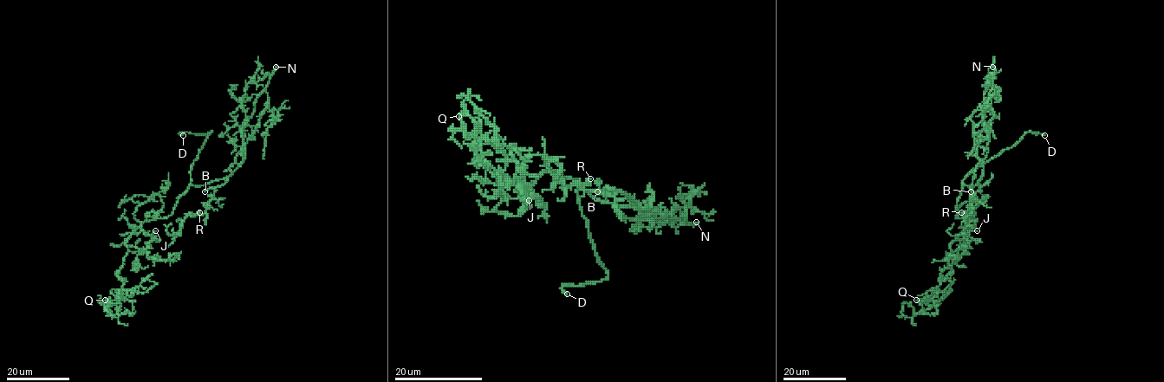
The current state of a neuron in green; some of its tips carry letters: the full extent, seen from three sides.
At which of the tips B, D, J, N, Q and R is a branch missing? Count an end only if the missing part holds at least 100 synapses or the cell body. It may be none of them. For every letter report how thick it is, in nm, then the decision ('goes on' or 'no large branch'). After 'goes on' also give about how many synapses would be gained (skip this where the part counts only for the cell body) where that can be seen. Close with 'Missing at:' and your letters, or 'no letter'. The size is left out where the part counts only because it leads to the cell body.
B: calibre 200 nm; goes on; 140 synapses
D: calibre 300 nm; goes on
J: calibre 170 nm; no large branch
N: calibre 280 nm; goes on; 750 synapses
Q: calibre 160 nm; no large branch
R: calibre 400 nm; no large branch
Missing at: B, D, N

